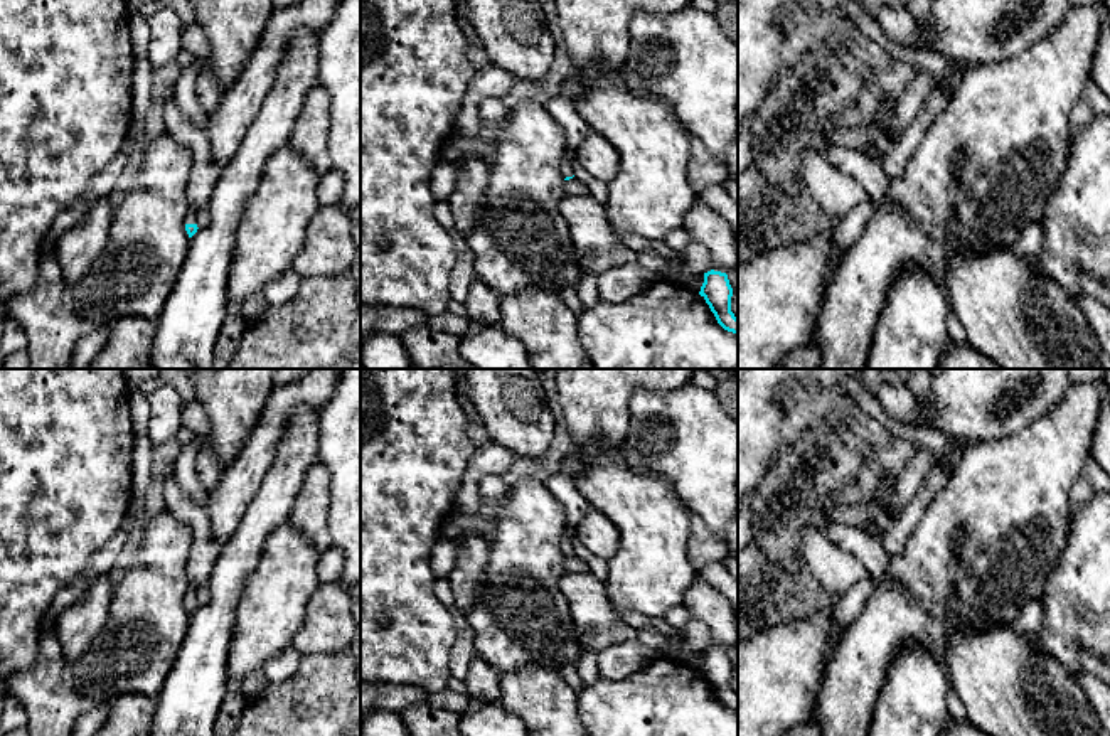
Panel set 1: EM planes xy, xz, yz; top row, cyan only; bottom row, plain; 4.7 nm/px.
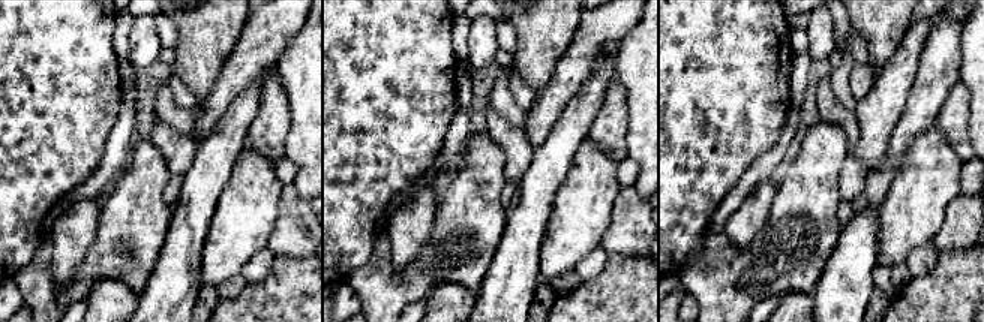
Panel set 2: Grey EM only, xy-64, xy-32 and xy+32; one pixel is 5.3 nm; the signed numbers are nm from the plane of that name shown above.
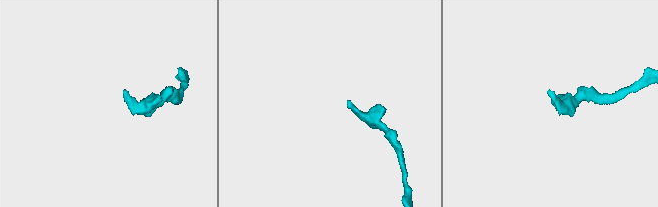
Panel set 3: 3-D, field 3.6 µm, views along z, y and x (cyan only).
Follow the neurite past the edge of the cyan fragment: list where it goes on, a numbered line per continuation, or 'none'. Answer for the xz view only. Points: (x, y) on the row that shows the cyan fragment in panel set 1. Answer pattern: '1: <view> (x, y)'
1: xz (568, 159)

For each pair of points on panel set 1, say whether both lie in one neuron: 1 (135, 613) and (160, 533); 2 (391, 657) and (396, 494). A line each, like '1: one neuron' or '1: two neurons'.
1: one neuron
2: one neuron

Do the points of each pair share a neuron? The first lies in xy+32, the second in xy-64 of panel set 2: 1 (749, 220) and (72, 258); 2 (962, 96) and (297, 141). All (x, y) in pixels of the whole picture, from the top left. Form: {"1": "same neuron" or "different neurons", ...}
{"1": "same neuron", "2": "different neurons"}

